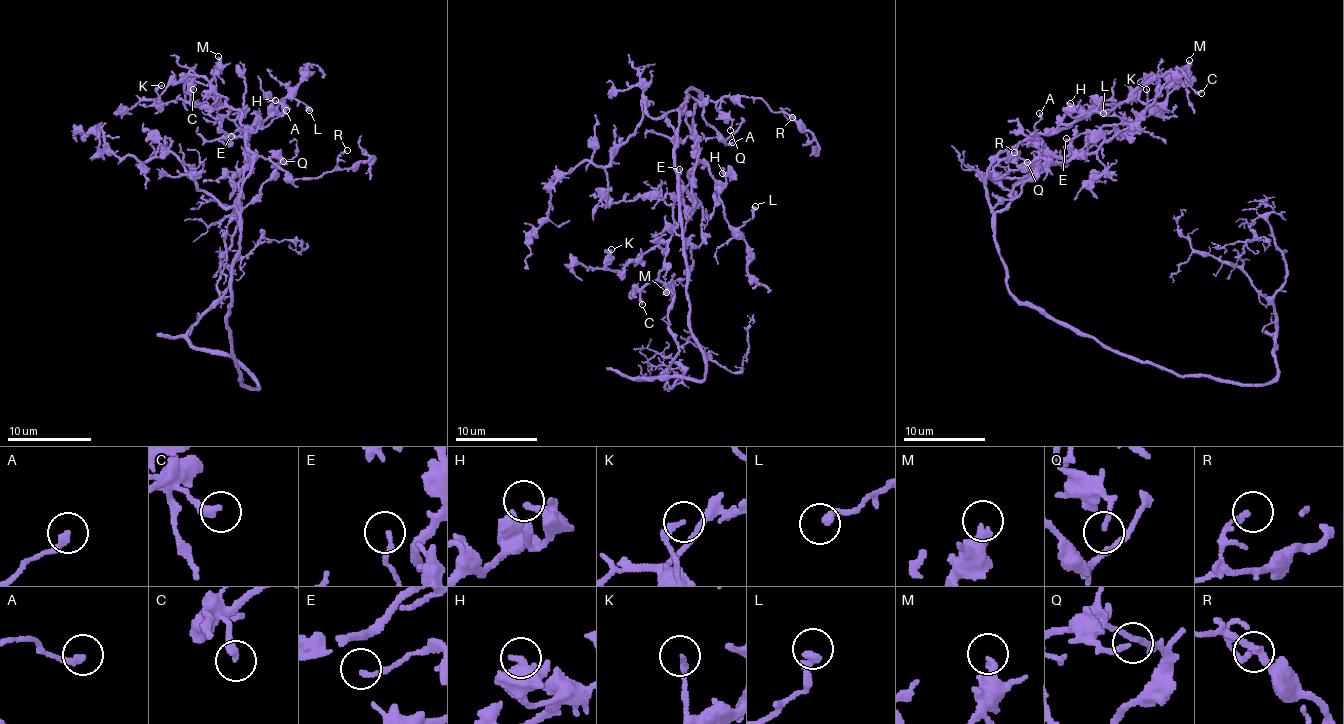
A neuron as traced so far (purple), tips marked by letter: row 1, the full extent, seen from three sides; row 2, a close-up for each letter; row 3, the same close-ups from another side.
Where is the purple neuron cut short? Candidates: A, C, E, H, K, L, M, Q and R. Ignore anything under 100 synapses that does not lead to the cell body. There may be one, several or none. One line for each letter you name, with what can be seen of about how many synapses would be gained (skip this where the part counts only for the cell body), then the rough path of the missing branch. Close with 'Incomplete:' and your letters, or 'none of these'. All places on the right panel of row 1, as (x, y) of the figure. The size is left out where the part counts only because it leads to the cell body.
Incomplete: none of these

